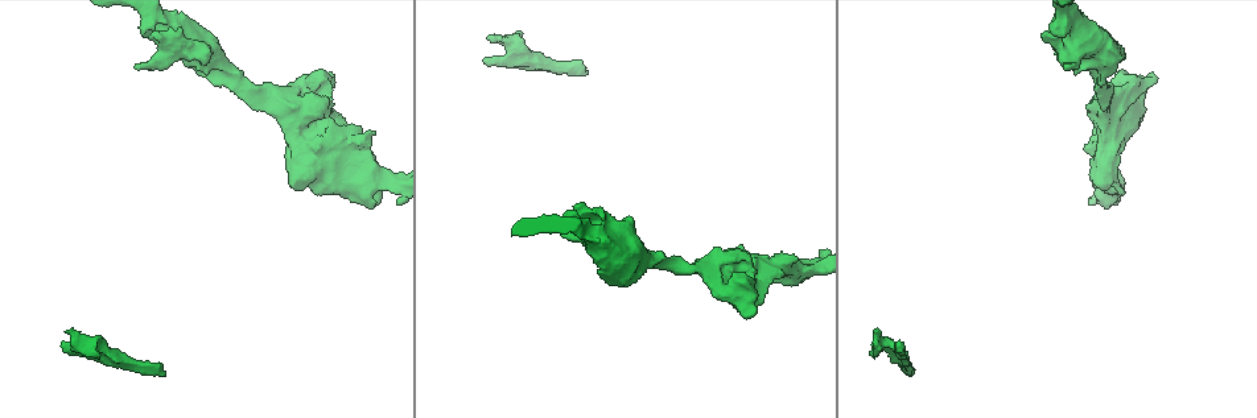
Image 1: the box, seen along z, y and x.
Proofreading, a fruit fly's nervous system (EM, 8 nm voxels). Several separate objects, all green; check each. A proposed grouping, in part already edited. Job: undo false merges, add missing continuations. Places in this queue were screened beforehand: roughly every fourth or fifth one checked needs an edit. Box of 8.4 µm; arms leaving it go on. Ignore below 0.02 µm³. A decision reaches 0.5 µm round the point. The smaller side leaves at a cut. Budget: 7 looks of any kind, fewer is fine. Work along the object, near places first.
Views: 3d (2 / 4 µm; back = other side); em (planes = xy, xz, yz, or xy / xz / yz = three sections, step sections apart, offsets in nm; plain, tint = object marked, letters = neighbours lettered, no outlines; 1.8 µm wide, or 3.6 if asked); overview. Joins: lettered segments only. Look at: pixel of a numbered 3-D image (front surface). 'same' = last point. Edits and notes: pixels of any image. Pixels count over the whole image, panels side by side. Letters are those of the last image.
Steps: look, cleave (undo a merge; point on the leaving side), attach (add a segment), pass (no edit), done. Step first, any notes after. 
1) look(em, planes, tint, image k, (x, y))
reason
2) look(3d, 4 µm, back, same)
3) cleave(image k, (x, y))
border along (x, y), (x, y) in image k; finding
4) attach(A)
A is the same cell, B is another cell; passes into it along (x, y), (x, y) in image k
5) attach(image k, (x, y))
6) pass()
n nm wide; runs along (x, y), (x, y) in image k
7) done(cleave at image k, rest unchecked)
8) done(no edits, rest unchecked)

look(3d, 2 µm, image 1, (585, 71))
an open end

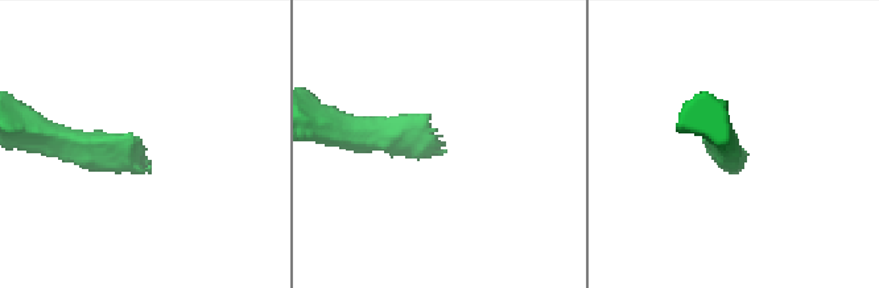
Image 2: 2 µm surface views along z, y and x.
look(em, planes, letters, image 2, (443, 149))

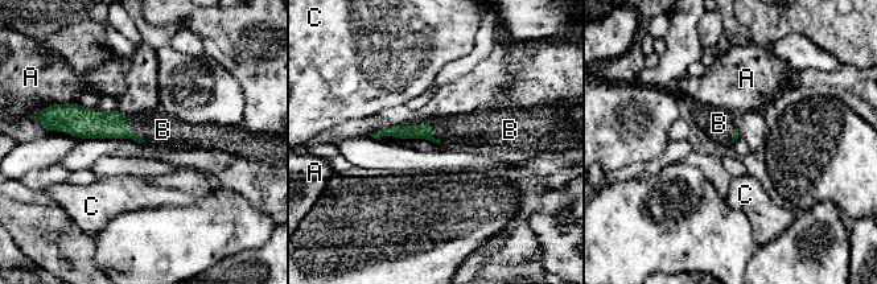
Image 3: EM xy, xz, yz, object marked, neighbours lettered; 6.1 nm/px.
attach(B)
B is the same cell, A and C are other cells; passes into it along (91, 124), (131, 131), (163, 130) in image 3; it goes on there

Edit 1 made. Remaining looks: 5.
look(3d, 4 µm, image 1, (649, 262))
thick turns thin

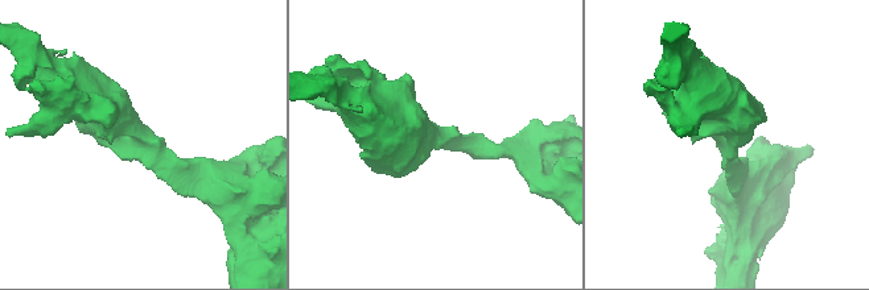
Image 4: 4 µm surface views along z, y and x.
look(em, 3.6 µm, xy, step 16, tint, image 4, (143, 137))
now the EM

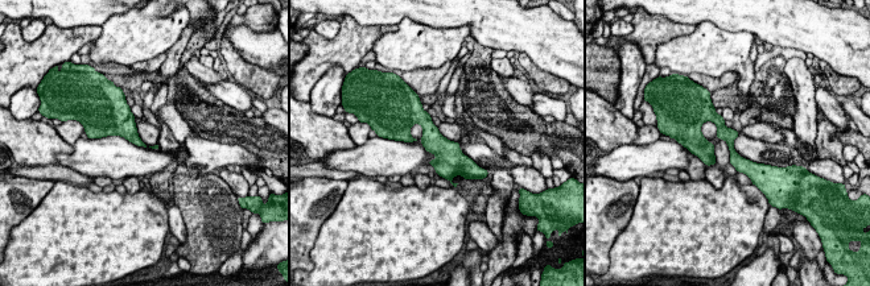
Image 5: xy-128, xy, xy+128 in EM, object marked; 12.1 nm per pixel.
look(em, 3.6 µm, planes, letters, same)
cut it another way

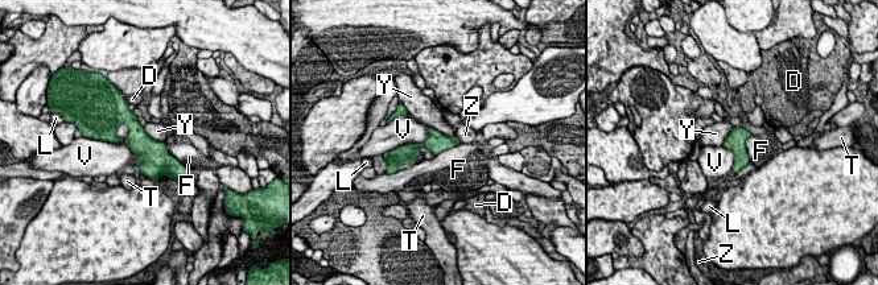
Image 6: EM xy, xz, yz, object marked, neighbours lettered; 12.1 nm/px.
pass()
D, F, L, T, V, Y and Z are other cells; border along (143, 127), (149, 136), (164, 143) in image 6; continuous, no second cell

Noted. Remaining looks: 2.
done(attach at image 3, rest unchecked)

